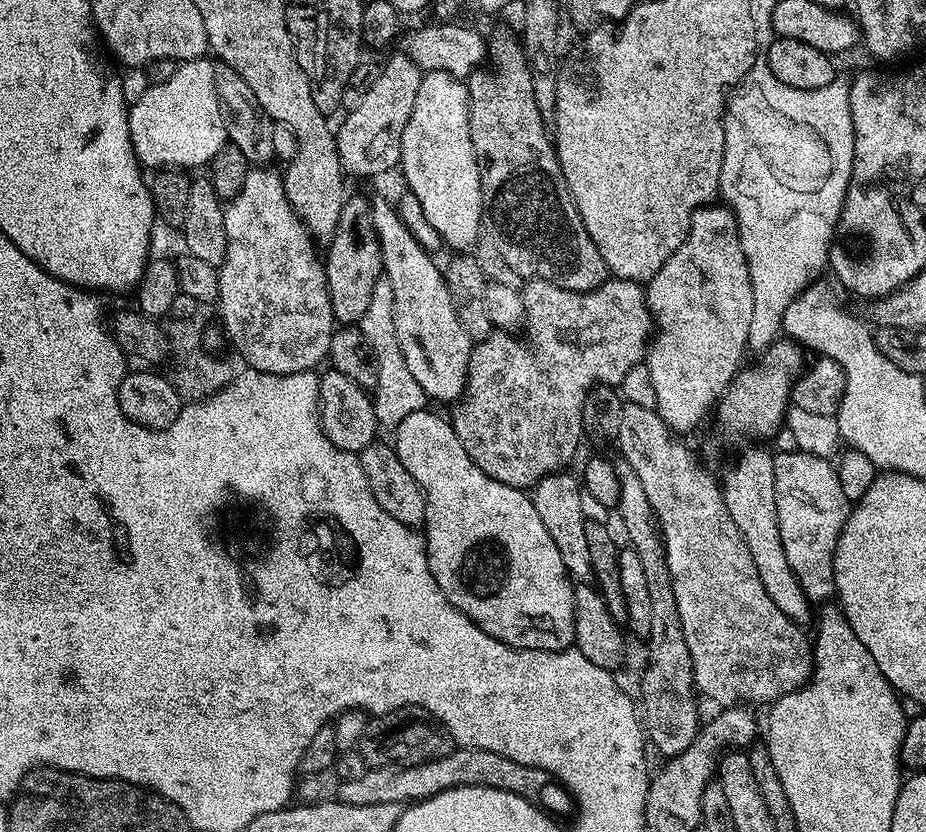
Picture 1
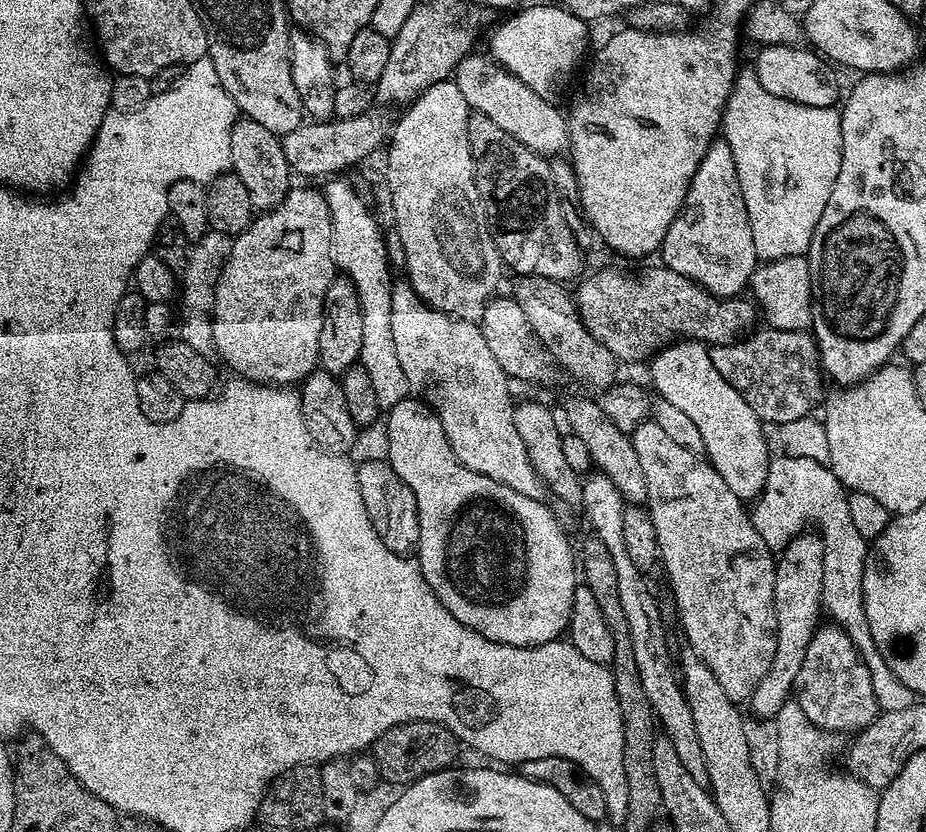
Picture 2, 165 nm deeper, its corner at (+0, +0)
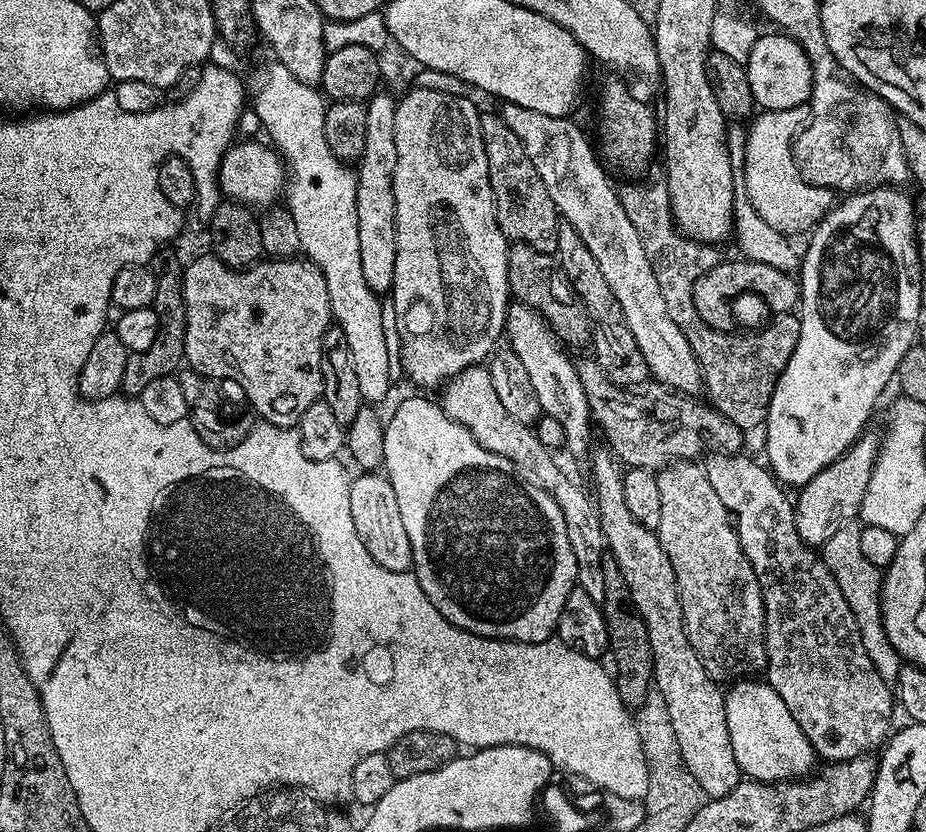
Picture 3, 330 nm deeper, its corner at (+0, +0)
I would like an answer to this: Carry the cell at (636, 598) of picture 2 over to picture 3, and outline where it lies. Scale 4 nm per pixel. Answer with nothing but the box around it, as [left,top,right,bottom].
[504,302,594,461]

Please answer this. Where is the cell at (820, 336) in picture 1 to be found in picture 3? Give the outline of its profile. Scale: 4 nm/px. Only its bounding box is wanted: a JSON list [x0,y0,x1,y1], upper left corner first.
[727,119,801,273]

